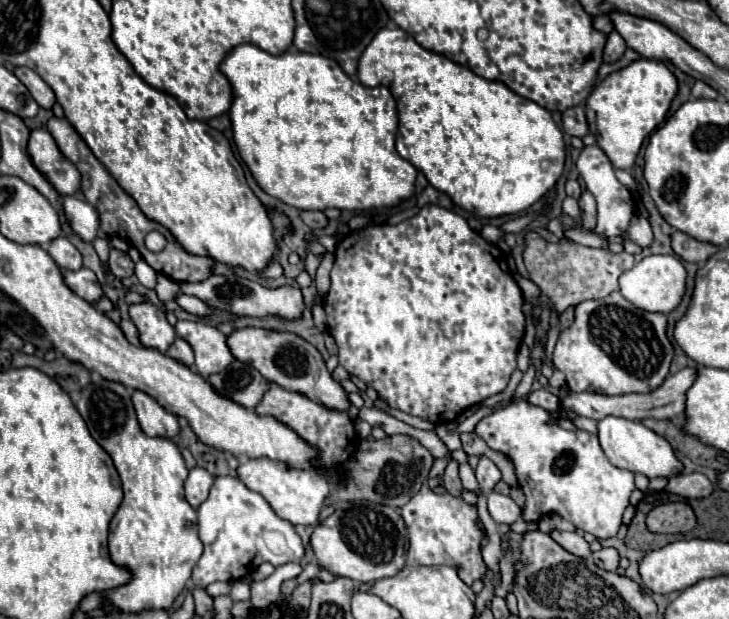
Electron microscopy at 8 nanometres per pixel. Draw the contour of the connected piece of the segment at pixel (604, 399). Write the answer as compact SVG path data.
M683 368L677 374L669 376L657 390L653 390L649 394L605 396L605 394L597 394L597 392L581 392L581 394L571 392L567 398L561 400L561 406L565 410L575 410L579 416L593 418L593 420L603 420L605 416L619 416L619 418L627 418L627 420L643 420L643 418L673 420L673 418L679 418L683 414L685 392L693 386L695 378L697 378L697 368Z

